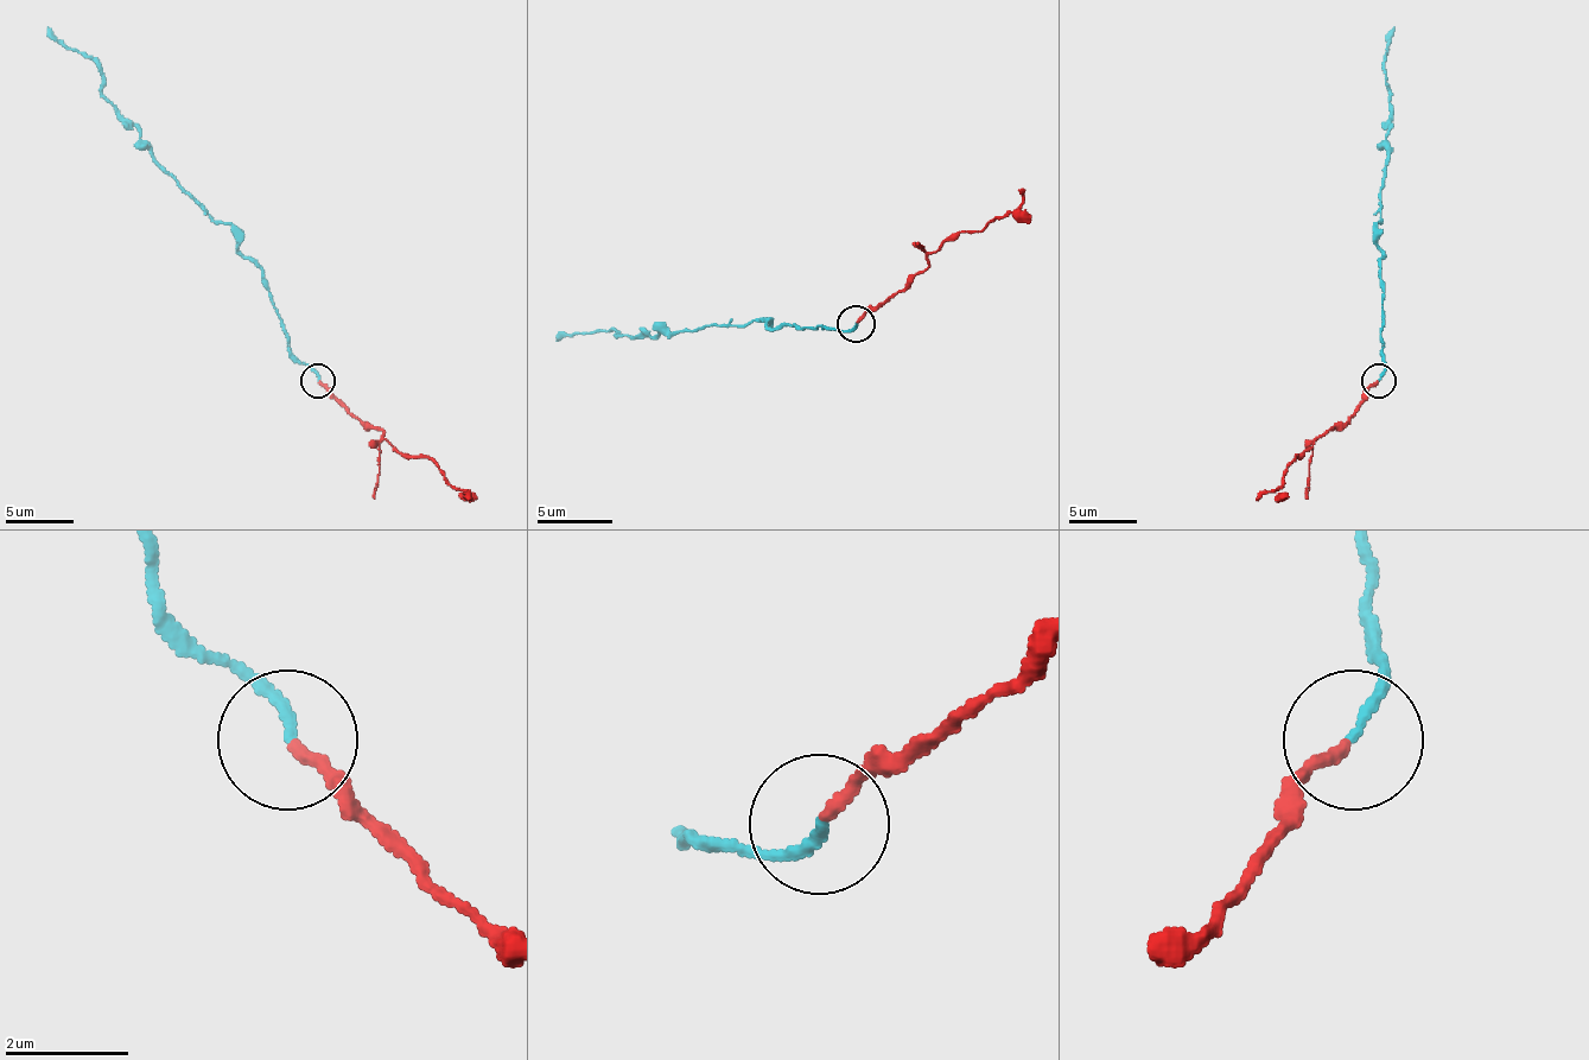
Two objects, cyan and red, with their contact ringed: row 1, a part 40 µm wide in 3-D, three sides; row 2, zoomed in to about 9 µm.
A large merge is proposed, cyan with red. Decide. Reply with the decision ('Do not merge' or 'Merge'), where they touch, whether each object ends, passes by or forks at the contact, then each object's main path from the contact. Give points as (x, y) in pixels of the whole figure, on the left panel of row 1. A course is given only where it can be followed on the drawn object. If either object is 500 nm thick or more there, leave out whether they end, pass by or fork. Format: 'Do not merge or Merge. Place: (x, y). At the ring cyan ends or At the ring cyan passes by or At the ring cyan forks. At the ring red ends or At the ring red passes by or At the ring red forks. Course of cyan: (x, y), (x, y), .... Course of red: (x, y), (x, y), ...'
Do not merge. Place: (318, 381). At the ring cyan ends. At the ring red ends. Course of cyan: (317, 380), (293, 353), (266, 278), (239, 251), (235, 230), (153, 159), (102, 94), (100, 67), (49, 26). Course of red: (321, 380), (402, 455), (430, 458), (470, 499)

